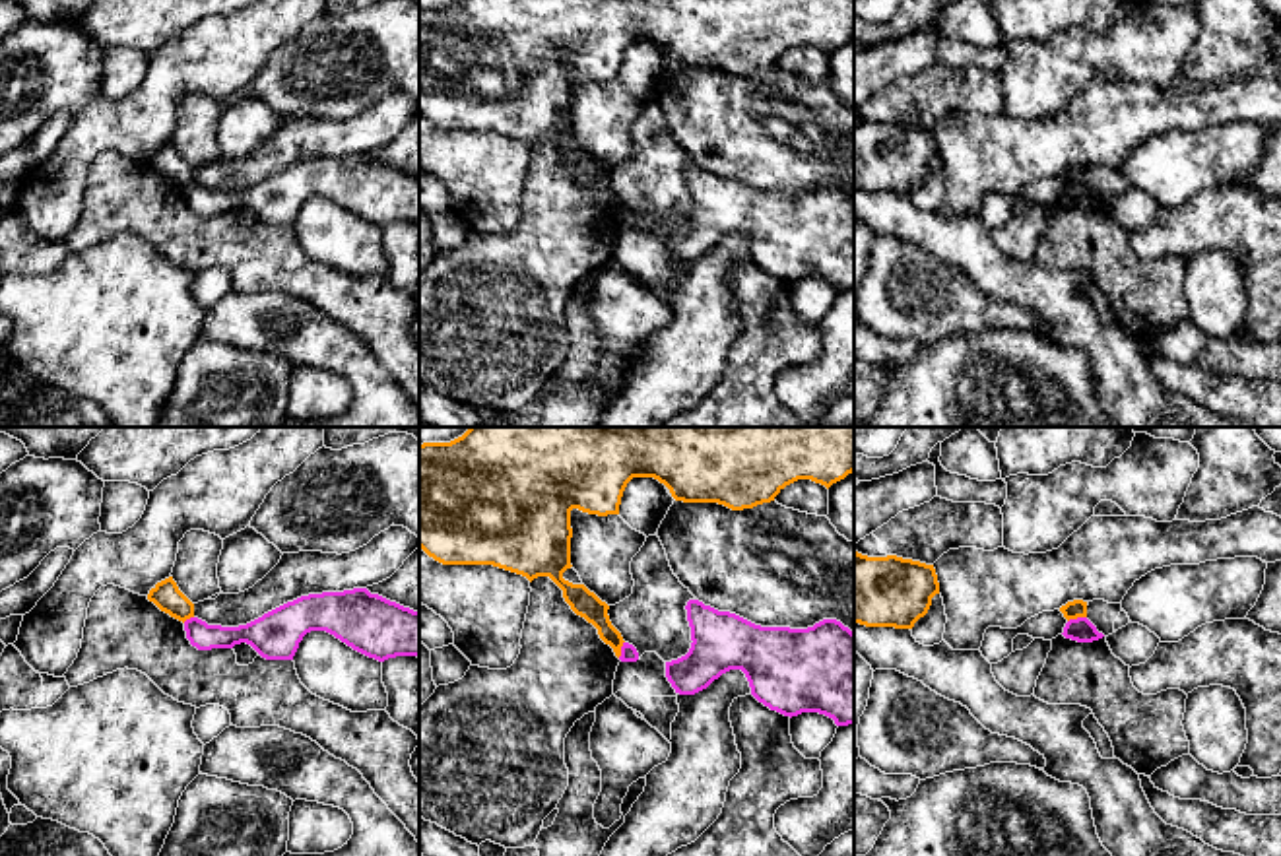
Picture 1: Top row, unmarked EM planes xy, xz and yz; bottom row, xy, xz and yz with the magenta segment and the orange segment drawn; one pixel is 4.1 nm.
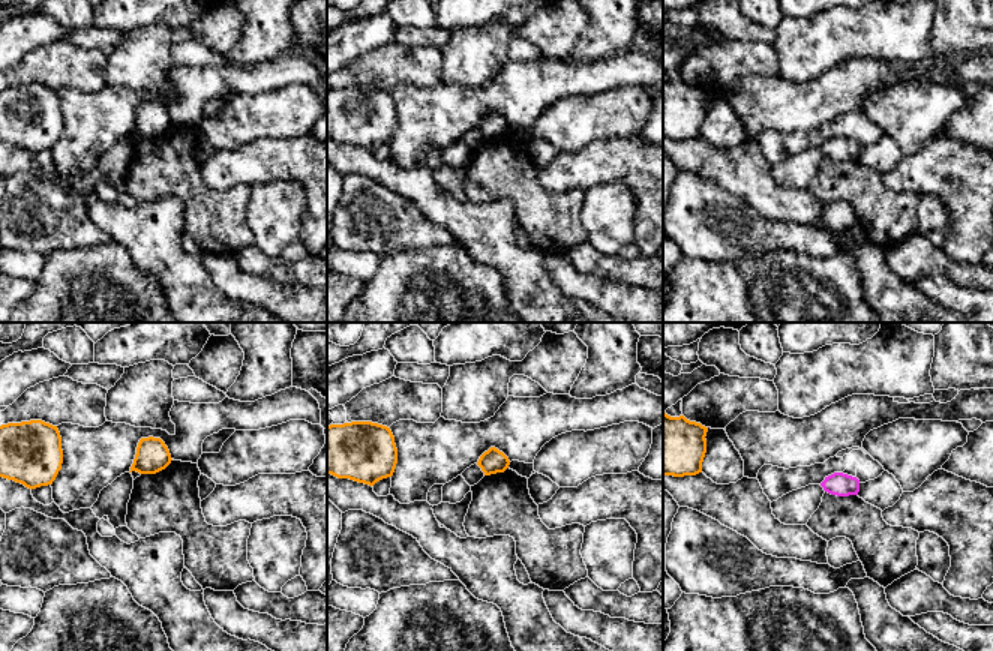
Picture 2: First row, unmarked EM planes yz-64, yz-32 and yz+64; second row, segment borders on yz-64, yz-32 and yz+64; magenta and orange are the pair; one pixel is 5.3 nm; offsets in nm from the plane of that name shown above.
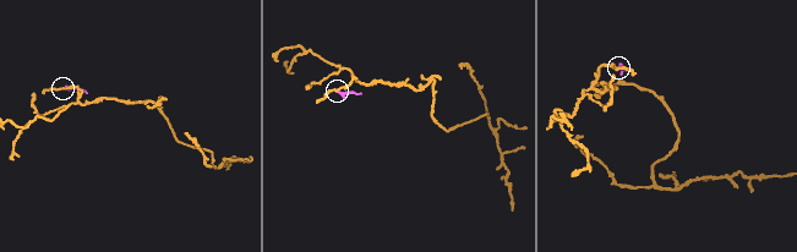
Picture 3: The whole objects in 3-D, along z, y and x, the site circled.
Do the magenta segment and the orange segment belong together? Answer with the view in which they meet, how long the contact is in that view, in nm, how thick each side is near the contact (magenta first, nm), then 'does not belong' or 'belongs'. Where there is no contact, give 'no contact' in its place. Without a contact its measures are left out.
contact in yz; length 80 nm; calibres 100 and 80 nm; does not belong

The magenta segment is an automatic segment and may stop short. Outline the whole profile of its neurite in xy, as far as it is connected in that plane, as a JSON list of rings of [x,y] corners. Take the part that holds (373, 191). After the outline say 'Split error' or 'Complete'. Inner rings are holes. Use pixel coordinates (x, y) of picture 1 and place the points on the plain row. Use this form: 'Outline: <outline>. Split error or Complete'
Outline: [[[367,153],[301,161],[239,192],[208,190],[190,182],[184,196],[198,215],[246,208],[266,225],[293,225],[311,196],[326,196],[378,227],[396,221],[419,223],[419,177]]]. Complete

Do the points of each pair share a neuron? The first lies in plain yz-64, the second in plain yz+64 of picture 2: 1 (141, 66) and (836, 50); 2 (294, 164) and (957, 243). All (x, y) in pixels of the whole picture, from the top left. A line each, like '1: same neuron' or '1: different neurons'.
1: same neuron
2: same neuron

